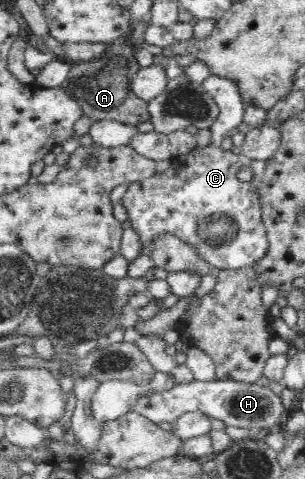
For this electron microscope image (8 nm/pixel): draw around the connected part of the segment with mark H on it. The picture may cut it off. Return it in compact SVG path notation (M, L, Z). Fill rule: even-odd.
M231 379L215 381L197 381L177 383L167 391L149 389L133 407L132 412L149 419L153 424L175 423L187 413L202 412L211 418L220 419L228 427L245 427L247 429L270 429L279 427L288 412L283 407L280 397L271 389L263 387L260 382L245 383Z

